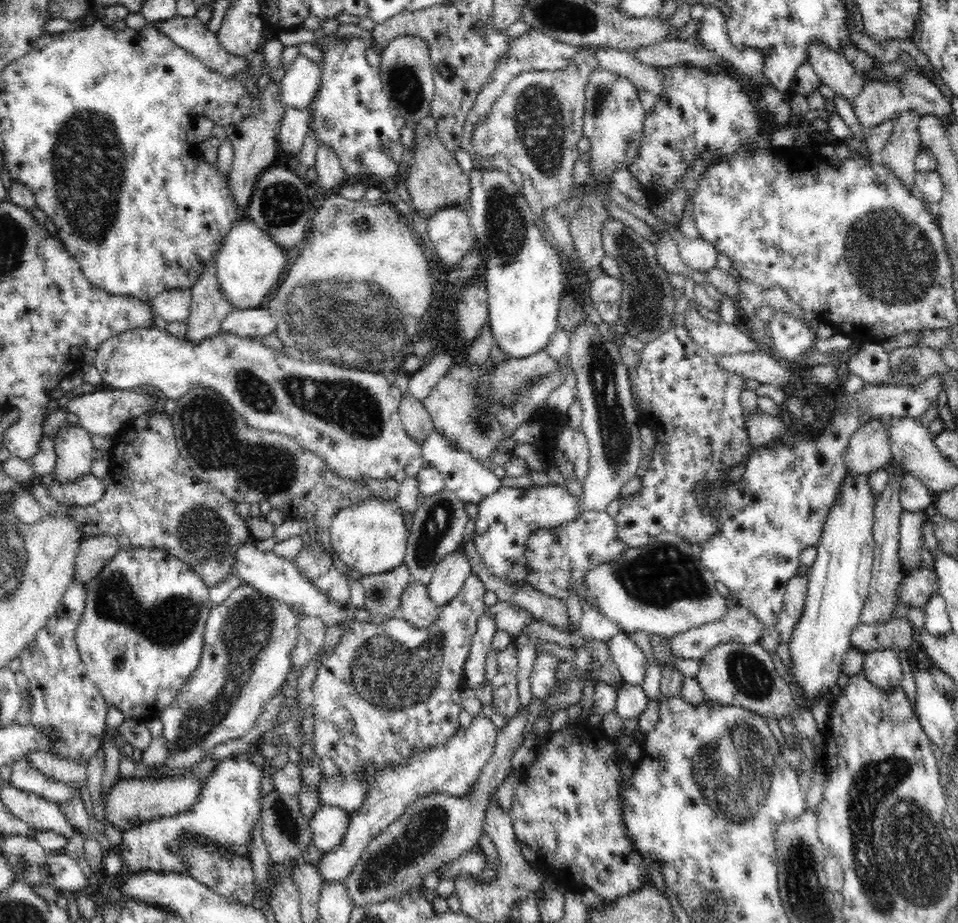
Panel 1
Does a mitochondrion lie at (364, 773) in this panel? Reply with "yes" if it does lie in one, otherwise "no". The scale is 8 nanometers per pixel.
no

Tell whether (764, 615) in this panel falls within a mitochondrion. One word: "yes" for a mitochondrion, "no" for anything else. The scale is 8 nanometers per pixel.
no

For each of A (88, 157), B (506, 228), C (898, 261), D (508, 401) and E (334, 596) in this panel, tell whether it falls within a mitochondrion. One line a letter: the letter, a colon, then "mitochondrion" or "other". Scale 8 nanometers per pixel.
A: mitochondrion
B: mitochondrion
C: mitochondrion
D: mitochondrion
E: other

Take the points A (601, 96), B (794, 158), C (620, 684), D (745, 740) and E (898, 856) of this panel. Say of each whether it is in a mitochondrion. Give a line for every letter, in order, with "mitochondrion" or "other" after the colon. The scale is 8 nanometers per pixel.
A: mitochondrion
B: other
C: other
D: mitochondrion
E: mitochondrion

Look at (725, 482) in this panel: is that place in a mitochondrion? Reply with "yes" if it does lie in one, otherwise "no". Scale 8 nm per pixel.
no

